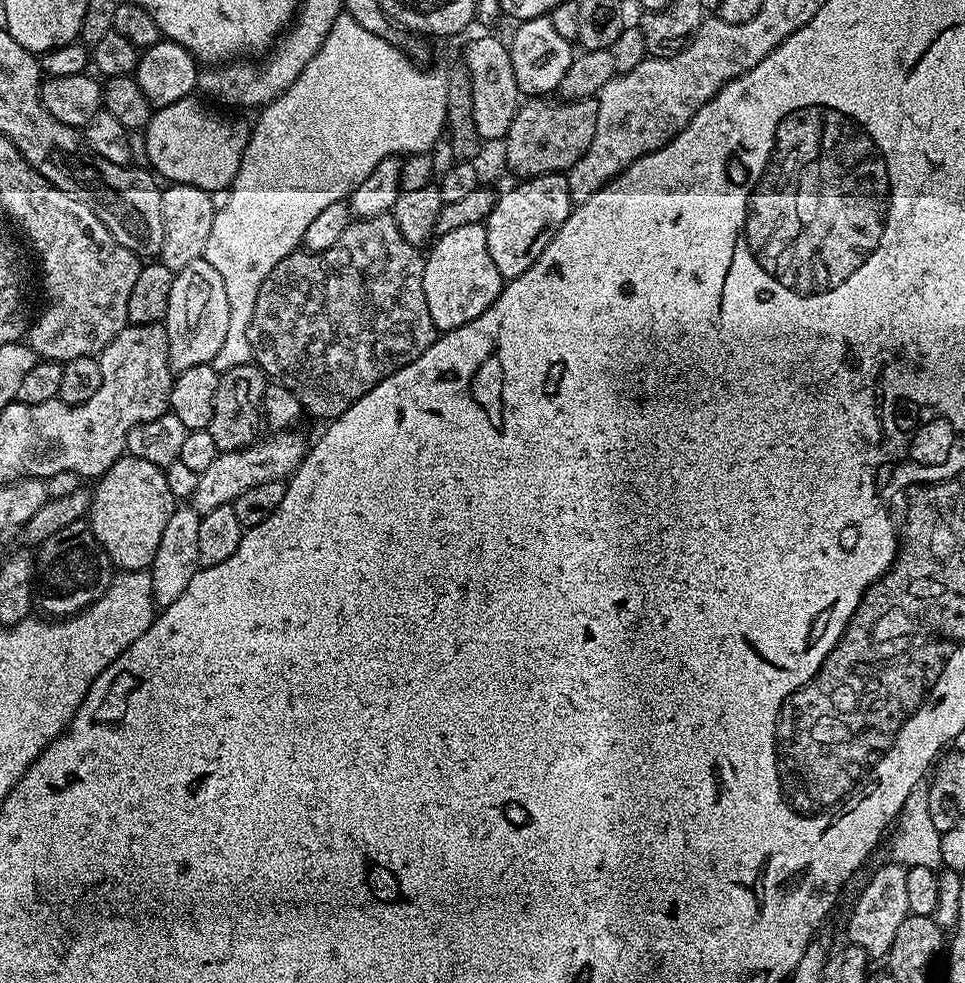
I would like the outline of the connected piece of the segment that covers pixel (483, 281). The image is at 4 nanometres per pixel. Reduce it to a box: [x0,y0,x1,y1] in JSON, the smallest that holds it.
[424,224,505,333]

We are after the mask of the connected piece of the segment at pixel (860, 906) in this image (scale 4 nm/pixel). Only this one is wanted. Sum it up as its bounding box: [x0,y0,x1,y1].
[847,862,910,961]

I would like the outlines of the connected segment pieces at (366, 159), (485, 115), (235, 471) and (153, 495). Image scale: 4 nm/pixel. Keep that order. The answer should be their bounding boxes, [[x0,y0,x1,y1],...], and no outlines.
[[202,14,447,373],[462,36,522,141],[190,430,306,516],[86,454,177,572]]

